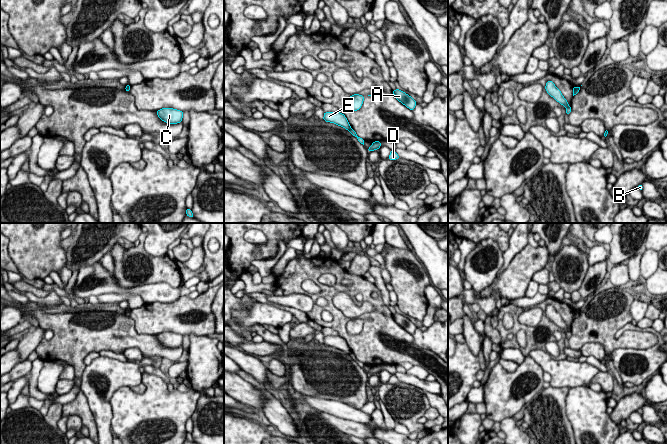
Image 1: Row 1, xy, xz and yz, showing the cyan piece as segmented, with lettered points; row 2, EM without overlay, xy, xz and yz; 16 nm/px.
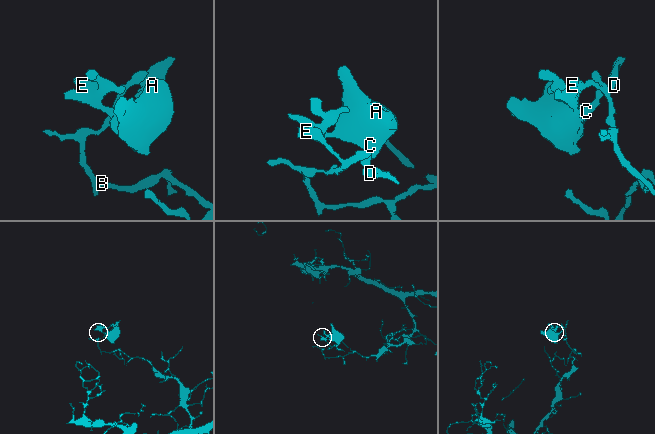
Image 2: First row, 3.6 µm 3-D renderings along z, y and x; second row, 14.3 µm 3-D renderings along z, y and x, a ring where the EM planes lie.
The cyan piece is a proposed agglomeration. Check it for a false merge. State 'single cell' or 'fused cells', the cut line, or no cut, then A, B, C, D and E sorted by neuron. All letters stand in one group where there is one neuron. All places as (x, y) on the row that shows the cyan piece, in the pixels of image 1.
fused cells; cut yz (578, 87), (579, 89); groups A C D E / B

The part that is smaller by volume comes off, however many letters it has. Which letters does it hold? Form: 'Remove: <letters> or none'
Remove: A, C, D, E

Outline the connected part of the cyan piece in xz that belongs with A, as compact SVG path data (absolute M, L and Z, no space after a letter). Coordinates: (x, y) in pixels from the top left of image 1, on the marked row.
M399 89L393 90L393 94L399 102L401 102L410 110L414 110L415 106L417 105L417 102L411 96Z

